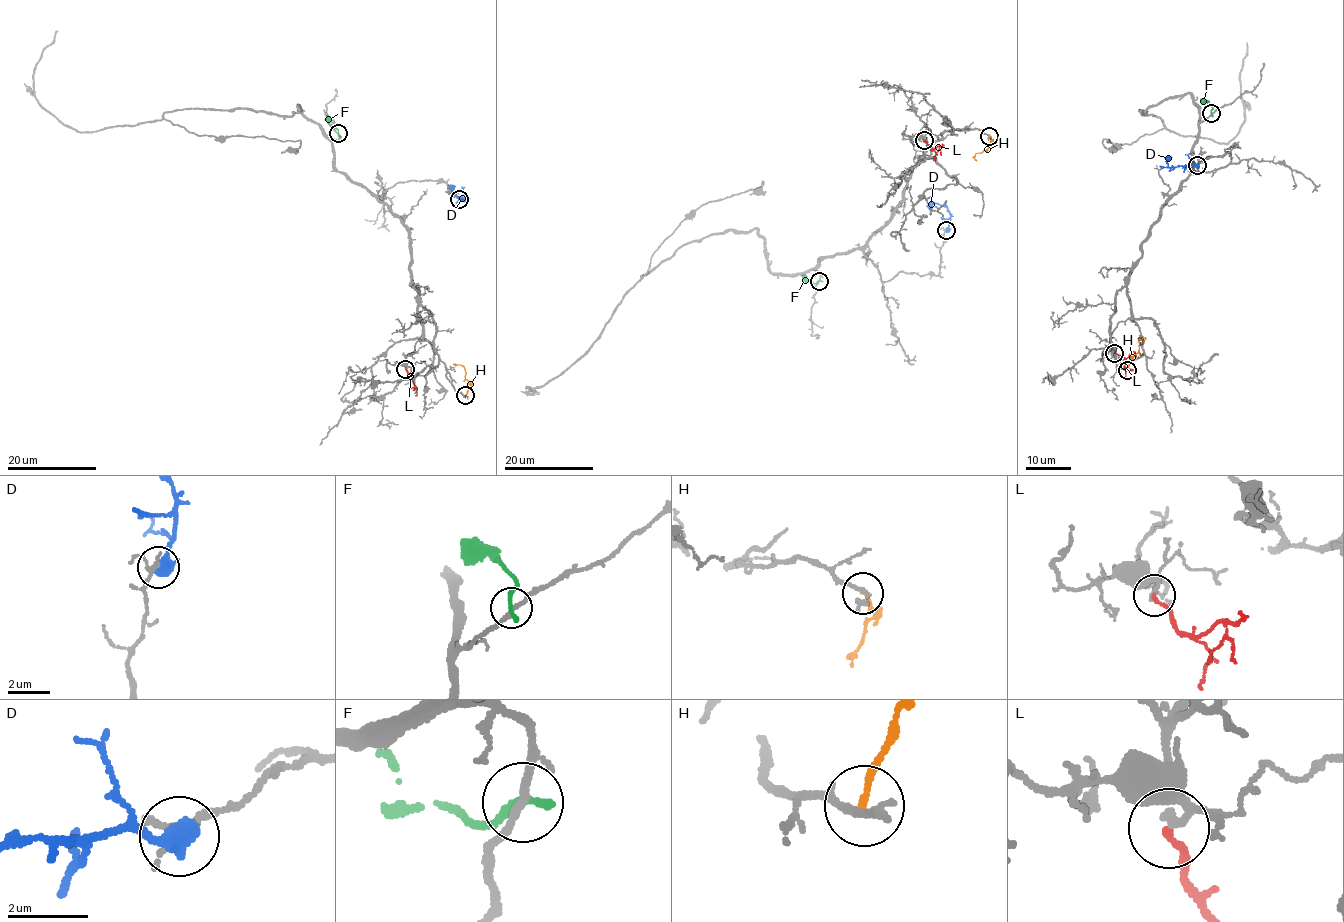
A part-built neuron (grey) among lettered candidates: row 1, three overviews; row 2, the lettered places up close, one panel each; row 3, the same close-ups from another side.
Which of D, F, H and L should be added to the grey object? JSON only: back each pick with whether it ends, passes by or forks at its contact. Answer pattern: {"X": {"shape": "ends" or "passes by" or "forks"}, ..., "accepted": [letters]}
{"L": {"shape": "ends"}, "accepted": ["L"]}

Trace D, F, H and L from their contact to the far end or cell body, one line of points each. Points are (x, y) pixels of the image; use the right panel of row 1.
D: (1197, 165), (1168, 166), (1168, 156)
F: (1211, 113), (1212, 107), (1200, 99)
H: (1128, 370), (1138, 351), (1139, 338), (1146, 339)
L: (1114, 353), (1125, 359), (1123, 377)

